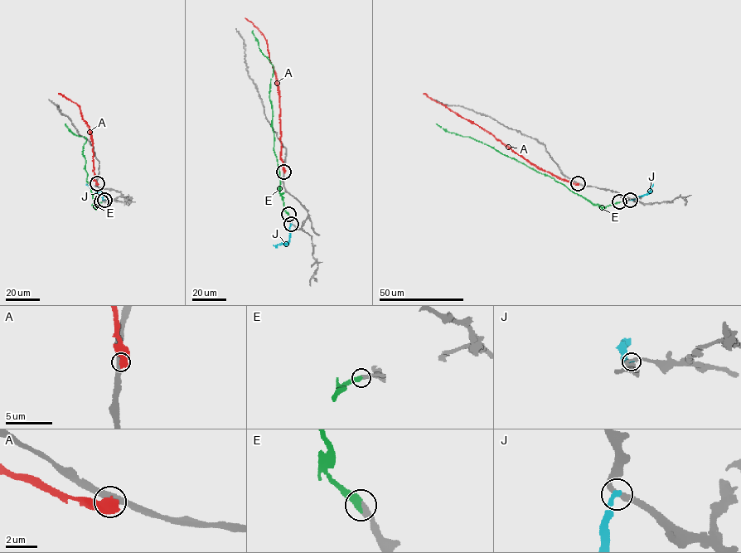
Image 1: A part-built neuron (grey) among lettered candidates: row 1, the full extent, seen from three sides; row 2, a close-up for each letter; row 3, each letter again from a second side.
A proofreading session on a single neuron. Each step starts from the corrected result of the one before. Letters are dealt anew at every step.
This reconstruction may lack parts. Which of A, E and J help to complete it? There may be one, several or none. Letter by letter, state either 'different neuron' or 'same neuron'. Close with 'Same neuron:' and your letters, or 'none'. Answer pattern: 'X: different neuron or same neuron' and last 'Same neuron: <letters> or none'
A: different neuron
E: same neuron
J: different neuron
Same neuron: E

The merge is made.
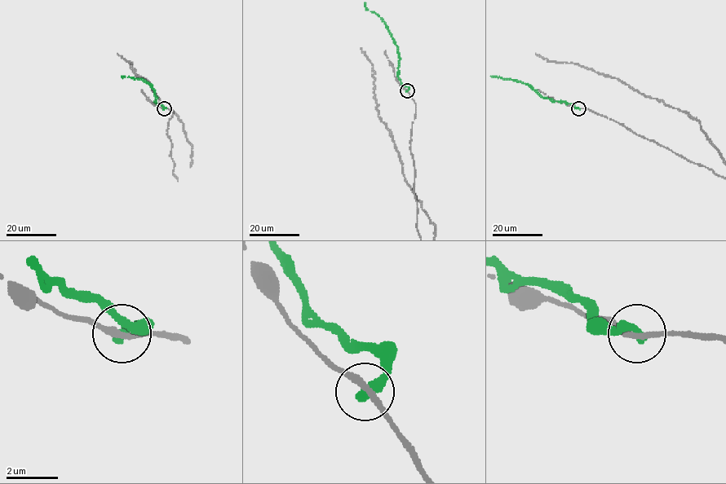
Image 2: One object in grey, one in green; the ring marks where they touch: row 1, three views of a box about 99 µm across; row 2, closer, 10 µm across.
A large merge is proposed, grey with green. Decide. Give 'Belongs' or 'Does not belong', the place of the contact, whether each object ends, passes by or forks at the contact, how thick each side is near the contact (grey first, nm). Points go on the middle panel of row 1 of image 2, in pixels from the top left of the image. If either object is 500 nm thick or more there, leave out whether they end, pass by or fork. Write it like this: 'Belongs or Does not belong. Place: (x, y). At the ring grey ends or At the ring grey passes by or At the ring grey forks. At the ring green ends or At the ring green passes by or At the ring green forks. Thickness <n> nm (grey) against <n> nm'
Does not belong. Place: (407, 90). At the ring grey passes by. At the ring green ends. Thickness 240 nm (grey) against 360 nm

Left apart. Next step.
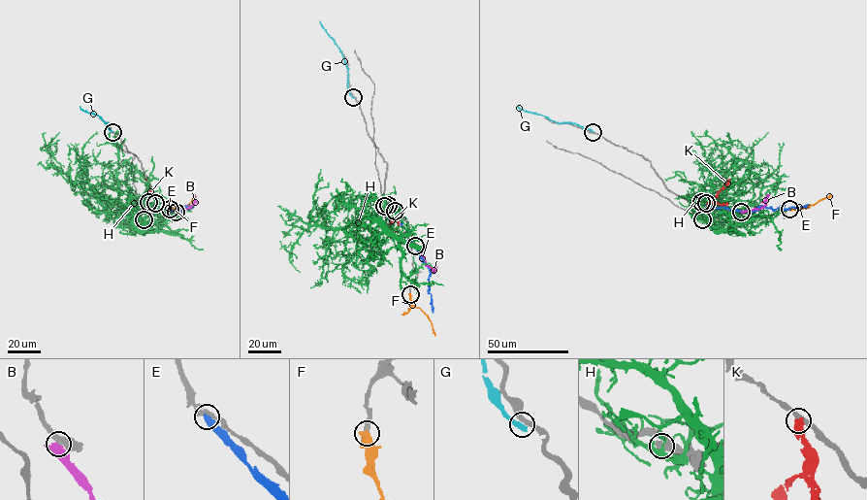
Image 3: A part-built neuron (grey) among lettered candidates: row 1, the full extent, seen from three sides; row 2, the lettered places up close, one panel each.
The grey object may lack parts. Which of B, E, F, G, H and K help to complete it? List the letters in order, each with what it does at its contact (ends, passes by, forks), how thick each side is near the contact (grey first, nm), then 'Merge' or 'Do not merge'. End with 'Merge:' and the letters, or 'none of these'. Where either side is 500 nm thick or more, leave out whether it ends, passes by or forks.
B: Thickness 420 nm (grey) against 700 nm. Do not merge
E: It ends there. Thickness 320 nm (grey) against 480 nm. Do not merge
F: It forks there. Thickness 240 nm (grey) against 400 nm. Merge
G: It ends there. Thickness 360 nm (grey) against 420 nm. Do not merge
H: Thickness 650 nm (grey) against 340 nm. Do not merge
K: Thickness 320 nm (grey) against 550 nm. Do not merge
Merge: F

